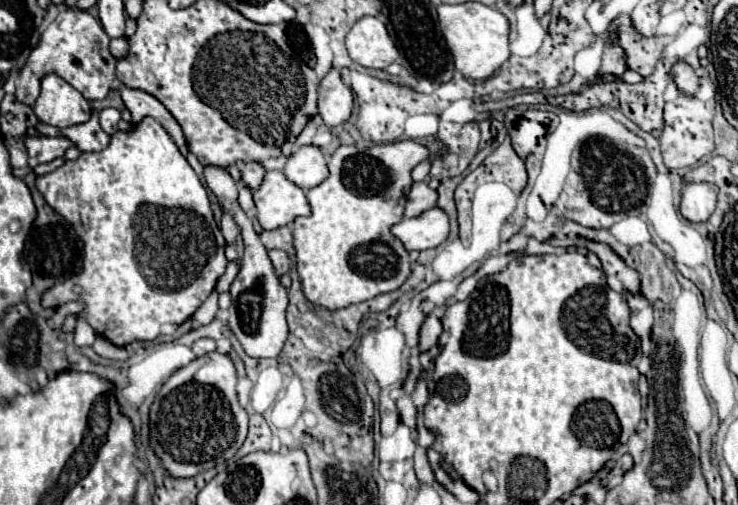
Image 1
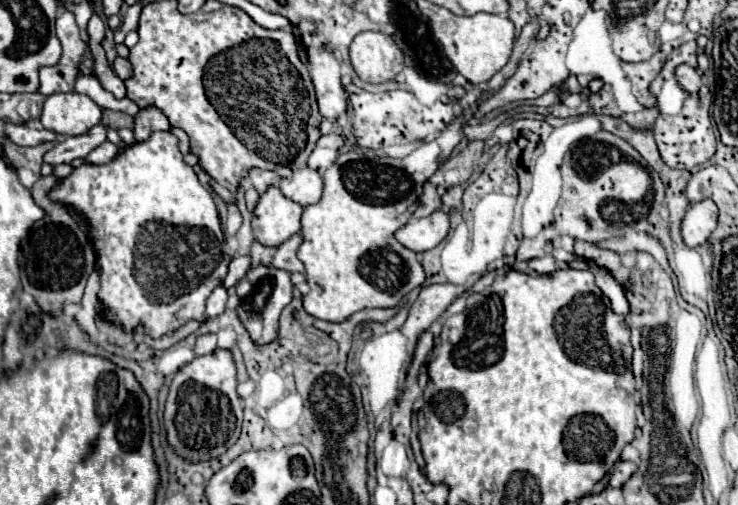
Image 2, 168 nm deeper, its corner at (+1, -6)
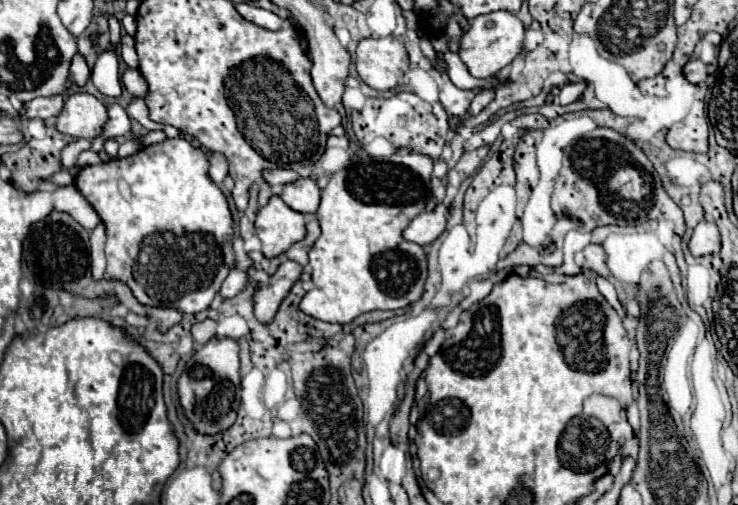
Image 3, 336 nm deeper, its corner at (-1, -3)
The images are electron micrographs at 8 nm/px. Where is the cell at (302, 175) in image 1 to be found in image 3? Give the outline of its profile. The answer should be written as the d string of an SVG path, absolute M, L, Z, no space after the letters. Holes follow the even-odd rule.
M298 177L294 183L284 185L282 201L300 211L300 213L314 213L320 203L320 187L312 177Z

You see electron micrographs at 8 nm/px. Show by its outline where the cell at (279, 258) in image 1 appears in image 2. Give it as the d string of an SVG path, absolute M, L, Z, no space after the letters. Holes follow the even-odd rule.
M300 232L296 236L292 236L290 240L286 240L278 248L278 252L276 252L274 260L272 260L272 266L280 268L280 270L288 270L288 272L304 272L304 264L296 258L296 250L298 250L300 242L302 242Z

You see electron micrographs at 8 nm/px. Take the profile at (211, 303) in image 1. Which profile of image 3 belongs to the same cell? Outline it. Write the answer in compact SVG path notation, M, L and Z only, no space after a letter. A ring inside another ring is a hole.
M234 267L234 269L228 273L228 277L224 279L224 283L222 283L220 297L222 297L222 299L232 299L232 297L236 297L246 285L248 285L246 273Z

